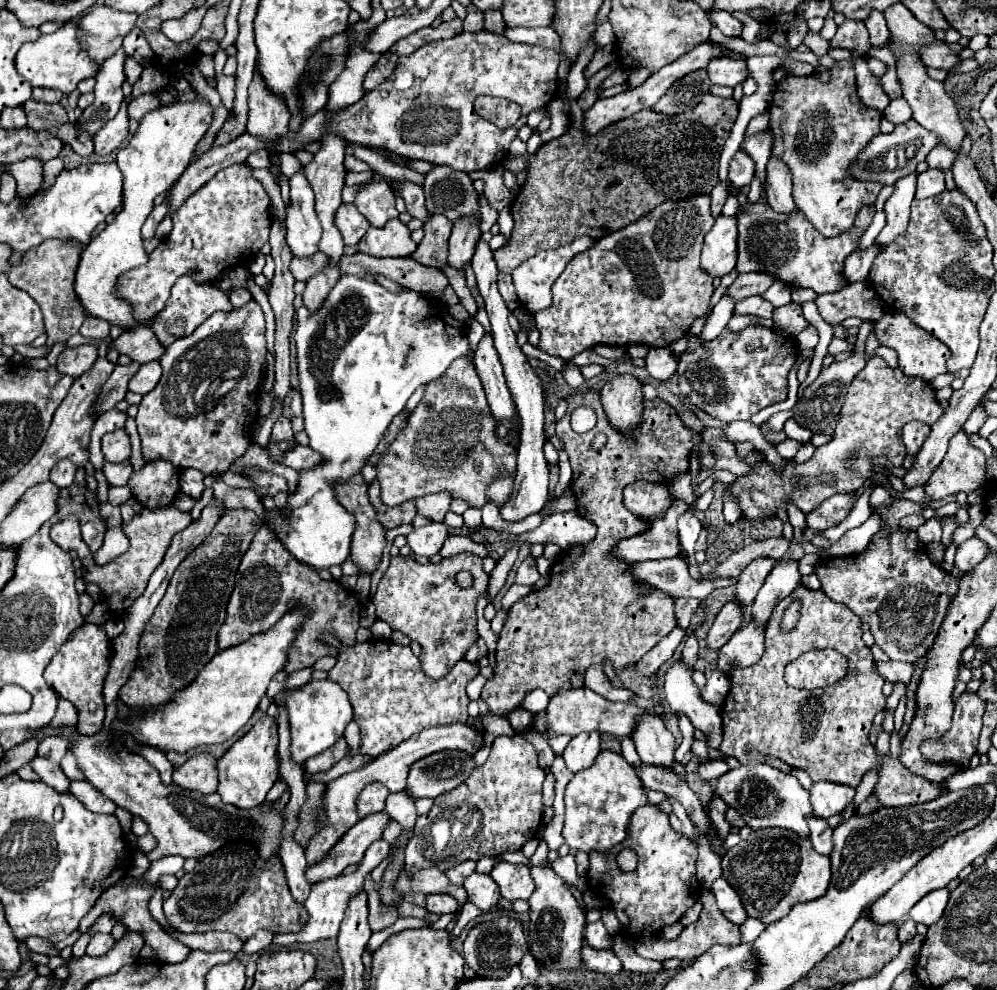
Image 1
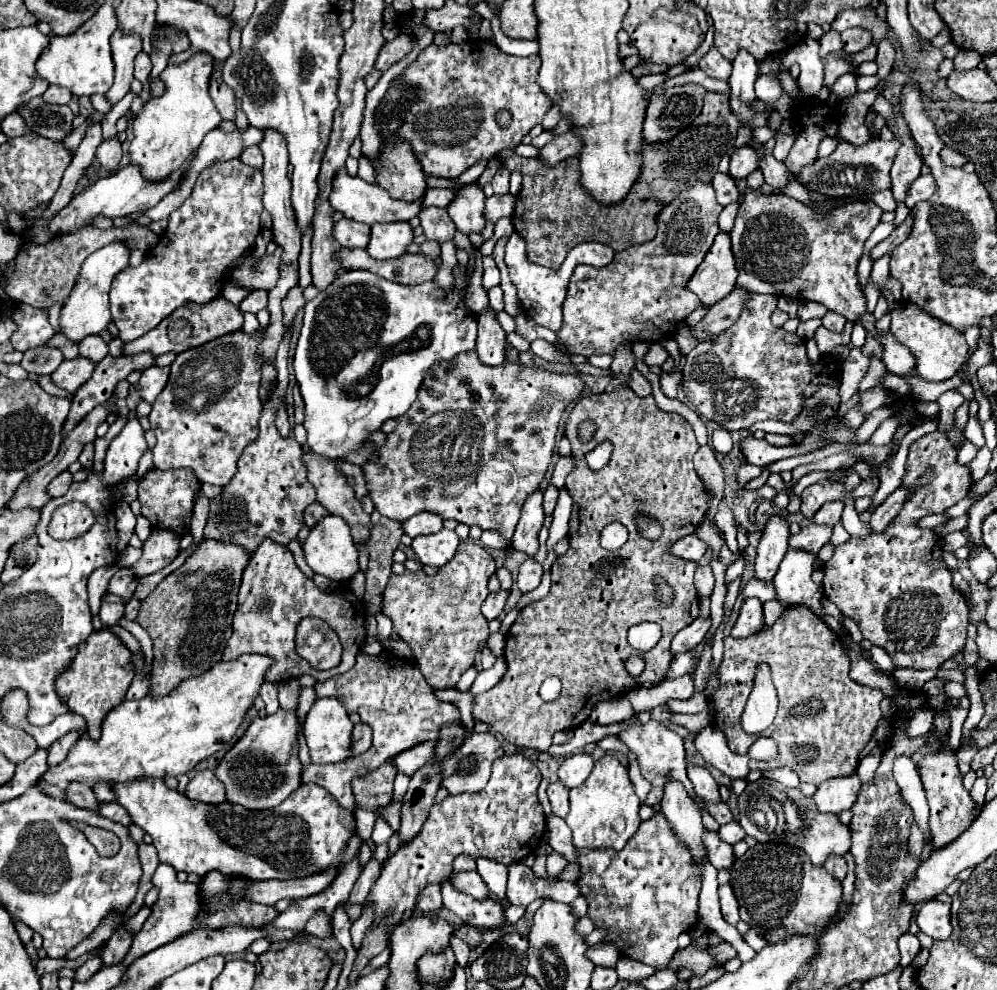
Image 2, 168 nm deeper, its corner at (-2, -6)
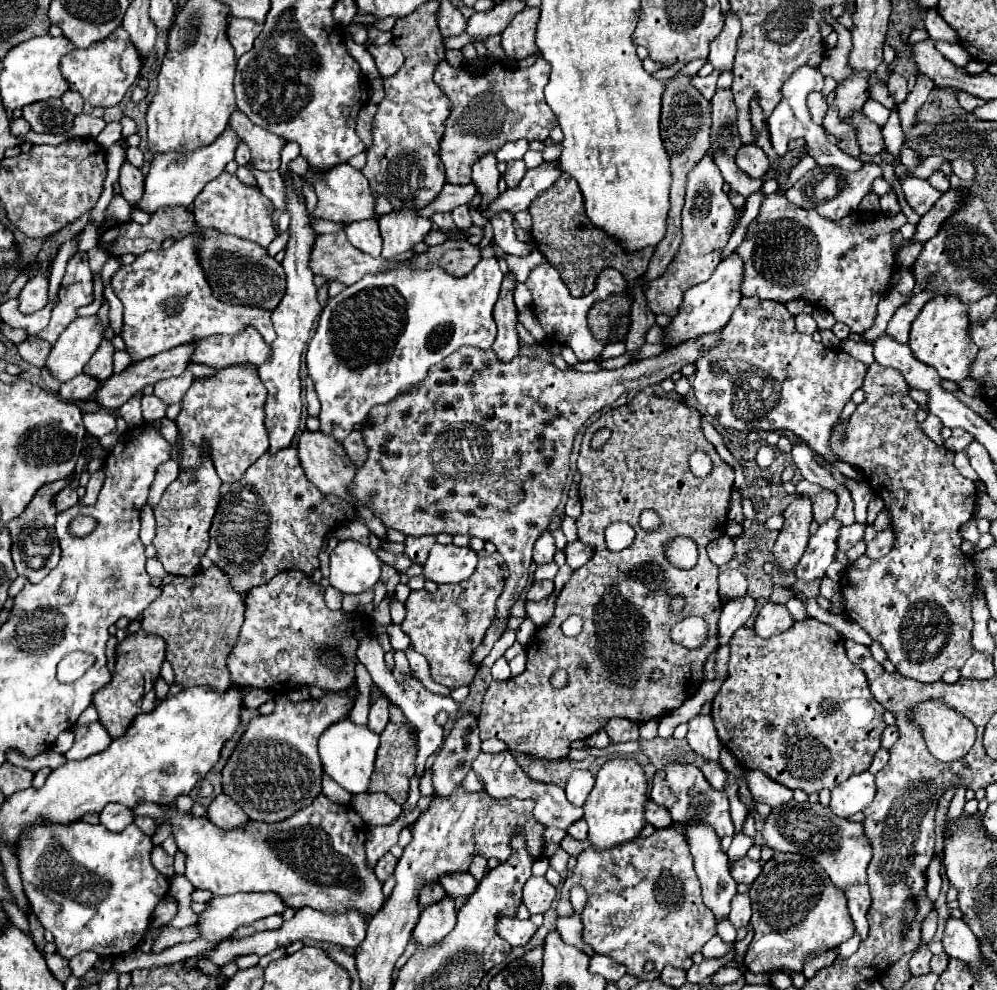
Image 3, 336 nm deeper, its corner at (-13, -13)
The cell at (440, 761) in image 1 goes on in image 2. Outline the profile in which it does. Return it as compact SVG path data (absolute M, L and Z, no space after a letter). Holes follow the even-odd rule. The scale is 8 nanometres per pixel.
M473 732L455 754L441 760L441 764L439 764L439 768L441 768L439 770L441 788L445 788L449 794L463 794L463 792L483 790L483 786L489 782L491 766L501 754L503 754L503 748L501 748L499 740L491 732L485 732L485 734Z

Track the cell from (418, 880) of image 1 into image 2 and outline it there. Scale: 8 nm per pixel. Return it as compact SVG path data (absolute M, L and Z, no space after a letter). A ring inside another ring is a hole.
M449 880L441 882L441 896L445 908L455 912L457 916L463 918L465 924L469 926L485 926L485 928L495 928L503 924L503 906L493 902L491 898L487 900L475 900L463 892L459 892Z

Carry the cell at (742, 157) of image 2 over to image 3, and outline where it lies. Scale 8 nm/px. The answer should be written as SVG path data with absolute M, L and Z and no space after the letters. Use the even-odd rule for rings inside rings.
M754 143L742 145L738 149L738 153L736 153L734 159L736 159L736 165L744 173L748 173L750 177L754 177L754 179L760 179L768 171L768 167L770 167L770 161L768 161L764 149L758 147L758 145L754 145Z

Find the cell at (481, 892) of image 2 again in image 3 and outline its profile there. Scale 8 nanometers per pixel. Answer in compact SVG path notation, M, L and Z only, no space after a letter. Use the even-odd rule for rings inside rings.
M446 873L438 877L438 883L454 899L468 899L470 893L474 893L474 889L478 887L478 883L474 881L474 877L470 877L470 873Z

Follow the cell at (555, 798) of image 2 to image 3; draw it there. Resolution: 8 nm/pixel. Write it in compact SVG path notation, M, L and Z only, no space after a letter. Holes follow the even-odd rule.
M582 819L582 821L576 821L574 825L570 825L568 835L570 835L570 837L574 837L574 839L584 841L584 839L586 839L586 835L588 835L588 825L586 825L586 821Z

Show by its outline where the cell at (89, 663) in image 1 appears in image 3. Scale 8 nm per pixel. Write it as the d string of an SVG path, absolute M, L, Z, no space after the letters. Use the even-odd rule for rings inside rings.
M142 629L128 635L116 647L116 675L112 677L112 683L106 685L106 689L100 689L92 699L92 705L100 713L102 725L106 725L106 731L114 739L122 737L128 731L136 715L152 711L156 707L154 683L160 677L160 669L164 661L166 661L166 641Z

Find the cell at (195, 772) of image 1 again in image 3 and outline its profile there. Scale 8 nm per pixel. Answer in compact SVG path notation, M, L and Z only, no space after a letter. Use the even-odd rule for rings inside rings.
M220 793L208 807L208 819L220 829L240 829L248 823L248 815L224 793Z

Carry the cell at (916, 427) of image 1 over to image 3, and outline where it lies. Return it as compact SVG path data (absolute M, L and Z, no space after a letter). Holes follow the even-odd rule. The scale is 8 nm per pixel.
M872 363L870 369L868 369L868 375L866 375L866 379L864 379L864 387L862 387L862 389L864 389L864 393L866 393L864 403L858 405L858 409L854 411L854 415L850 417L850 421L848 421L846 425L844 425L844 423L838 423L838 425L834 427L834 439L832 439L830 443L834 445L834 451L840 455L840 461L846 461L846 463L850 463L850 465L854 465L854 467L860 467L862 473L866 475L866 479L868 479L870 483L872 483L872 481L874 481L874 483L876 483L876 481L880 483L876 491L878 491L878 495L884 499L884 507L886 507L886 511L890 513L890 525L892 525L892 531L894 531L896 539L894 539L892 551L890 551L886 557L882 557L882 559L878 559L878 561L870 561L866 555L862 555L860 559L856 559L856 561L848 567L848 571L846 571L842 583L840 583L840 585L842 585L842 595L846 597L846 609L844 609L844 613L846 613L848 619L852 619L854 623L858 623L872 639L876 639L876 641L882 643L882 647L884 647L888 659L894 663L896 671L898 671L902 677L908 677L908 679L914 679L914 681L920 681L920 683L936 683L936 681L942 679L944 671L948 671L948 669L952 669L952 667L954 667L954 669L962 669L962 665L966 663L966 659L974 653L974 649L972 649L972 645L970 645L970 639L972 639L972 615L970 615L970 613L972 613L972 605L970 605L970 599L972 599L972 593L976 593L976 583L978 583L978 579L976 579L974 561L972 561L968 555L964 555L962 549L960 549L960 543L962 543L960 527L962 527L966 521L972 519L974 503L976 503L976 487L974 487L974 483L972 483L970 479L962 477L962 475L958 473L958 469L954 467L954 463L952 463L954 453L948 451L946 447L934 445L934 441L928 439L928 437L924 435L924 431L920 429L920 425L918 425L918 421L916 421L918 403L910 397L910 387L908 387L906 379L902 379L902 375L900 375L896 369L890 369L890 367L882 367L882 365L878 365L878 363ZM842 433L844 433L846 441L840 439Z

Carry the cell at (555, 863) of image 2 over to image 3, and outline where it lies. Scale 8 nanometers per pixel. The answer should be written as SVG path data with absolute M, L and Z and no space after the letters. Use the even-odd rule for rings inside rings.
M558 847L558 851L550 857L550 867L556 869L558 873L564 873L564 871L566 871L566 863L568 863L568 859L570 859L570 855L568 855L562 847Z

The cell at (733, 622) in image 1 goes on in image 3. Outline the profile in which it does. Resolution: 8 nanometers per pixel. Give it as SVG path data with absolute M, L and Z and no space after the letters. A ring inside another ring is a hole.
M766 603L756 619L756 631L760 633L760 637L772 637L778 633L784 633L786 629L790 629L794 625L792 615L788 613L788 609L784 605L776 605L776 603Z

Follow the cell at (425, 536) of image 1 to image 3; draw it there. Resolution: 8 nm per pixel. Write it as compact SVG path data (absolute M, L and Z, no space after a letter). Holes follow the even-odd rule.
M434 545L430 549L428 561L424 565L426 581L442 583L460 583L466 581L478 563L478 555L470 547L456 545Z

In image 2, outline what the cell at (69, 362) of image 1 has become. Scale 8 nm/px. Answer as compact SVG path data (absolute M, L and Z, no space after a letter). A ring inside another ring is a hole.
M73 358L73 360L63 360L59 364L59 368L51 374L51 380L59 386L59 388L65 388L67 392L75 392L81 384L85 384L91 374L93 374L93 368L95 364L87 358Z

